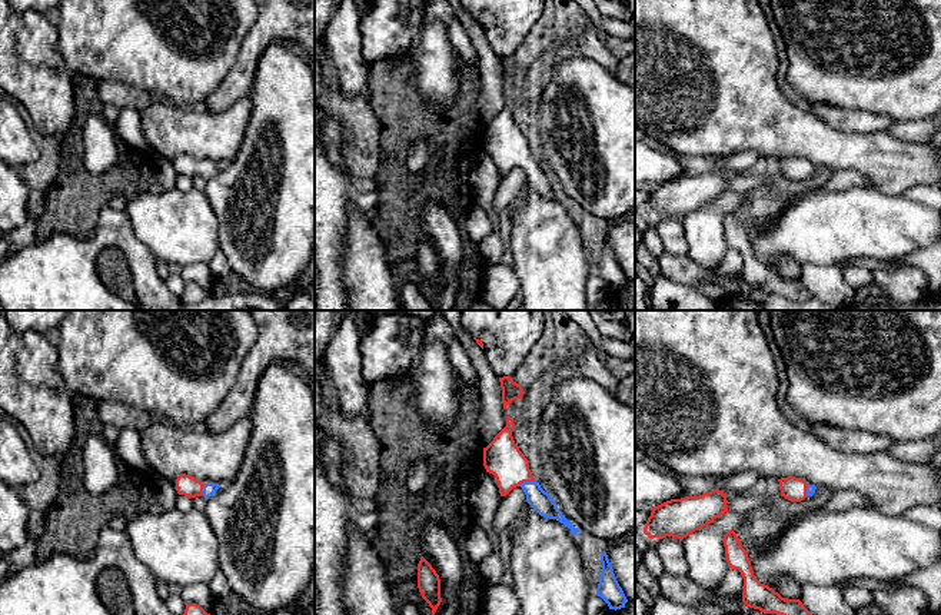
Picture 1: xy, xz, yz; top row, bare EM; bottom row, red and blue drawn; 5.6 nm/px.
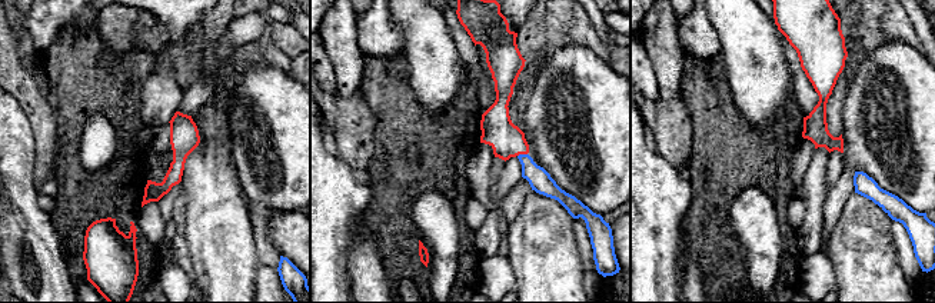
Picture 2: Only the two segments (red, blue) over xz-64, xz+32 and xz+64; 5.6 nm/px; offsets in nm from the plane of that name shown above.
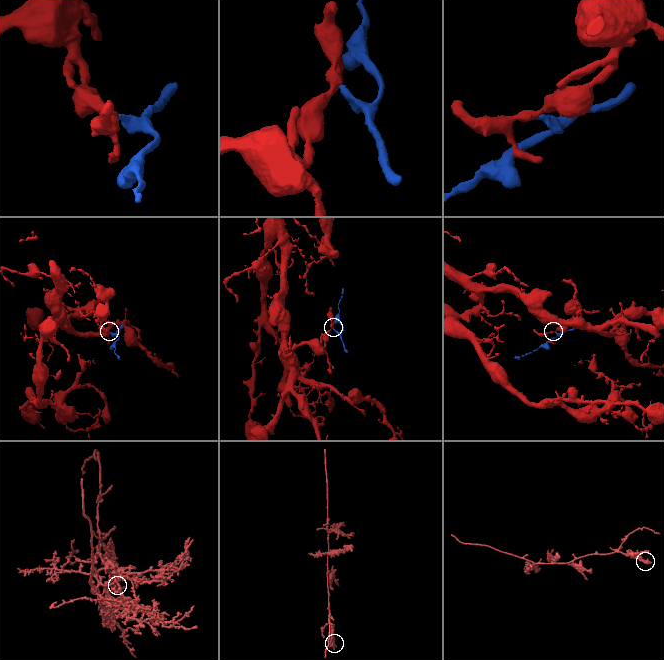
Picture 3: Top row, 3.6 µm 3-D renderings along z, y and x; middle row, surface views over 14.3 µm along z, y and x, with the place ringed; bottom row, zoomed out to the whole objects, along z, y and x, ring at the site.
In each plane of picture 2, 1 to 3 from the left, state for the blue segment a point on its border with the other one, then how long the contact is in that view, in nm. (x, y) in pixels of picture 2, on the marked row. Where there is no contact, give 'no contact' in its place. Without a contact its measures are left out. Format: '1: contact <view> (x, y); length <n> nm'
1: no contact
2: contact xz+32 (522, 153); length 60 nm
3: no contact

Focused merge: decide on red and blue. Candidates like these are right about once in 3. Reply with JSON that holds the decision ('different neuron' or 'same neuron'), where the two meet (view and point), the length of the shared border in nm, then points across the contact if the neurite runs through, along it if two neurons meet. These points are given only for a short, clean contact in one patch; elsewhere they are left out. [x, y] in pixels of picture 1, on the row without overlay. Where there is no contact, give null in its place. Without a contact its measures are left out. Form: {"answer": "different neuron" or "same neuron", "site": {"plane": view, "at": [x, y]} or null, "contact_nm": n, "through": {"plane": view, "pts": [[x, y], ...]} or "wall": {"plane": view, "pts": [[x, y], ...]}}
{"answer": "same neuron", "site": {"plane": "xz", "at": [525, 160]}, "contact_nm": 100, "through": {"plane": "xz", "pts": [[502, 138], [525, 160], [541, 180]]}}

